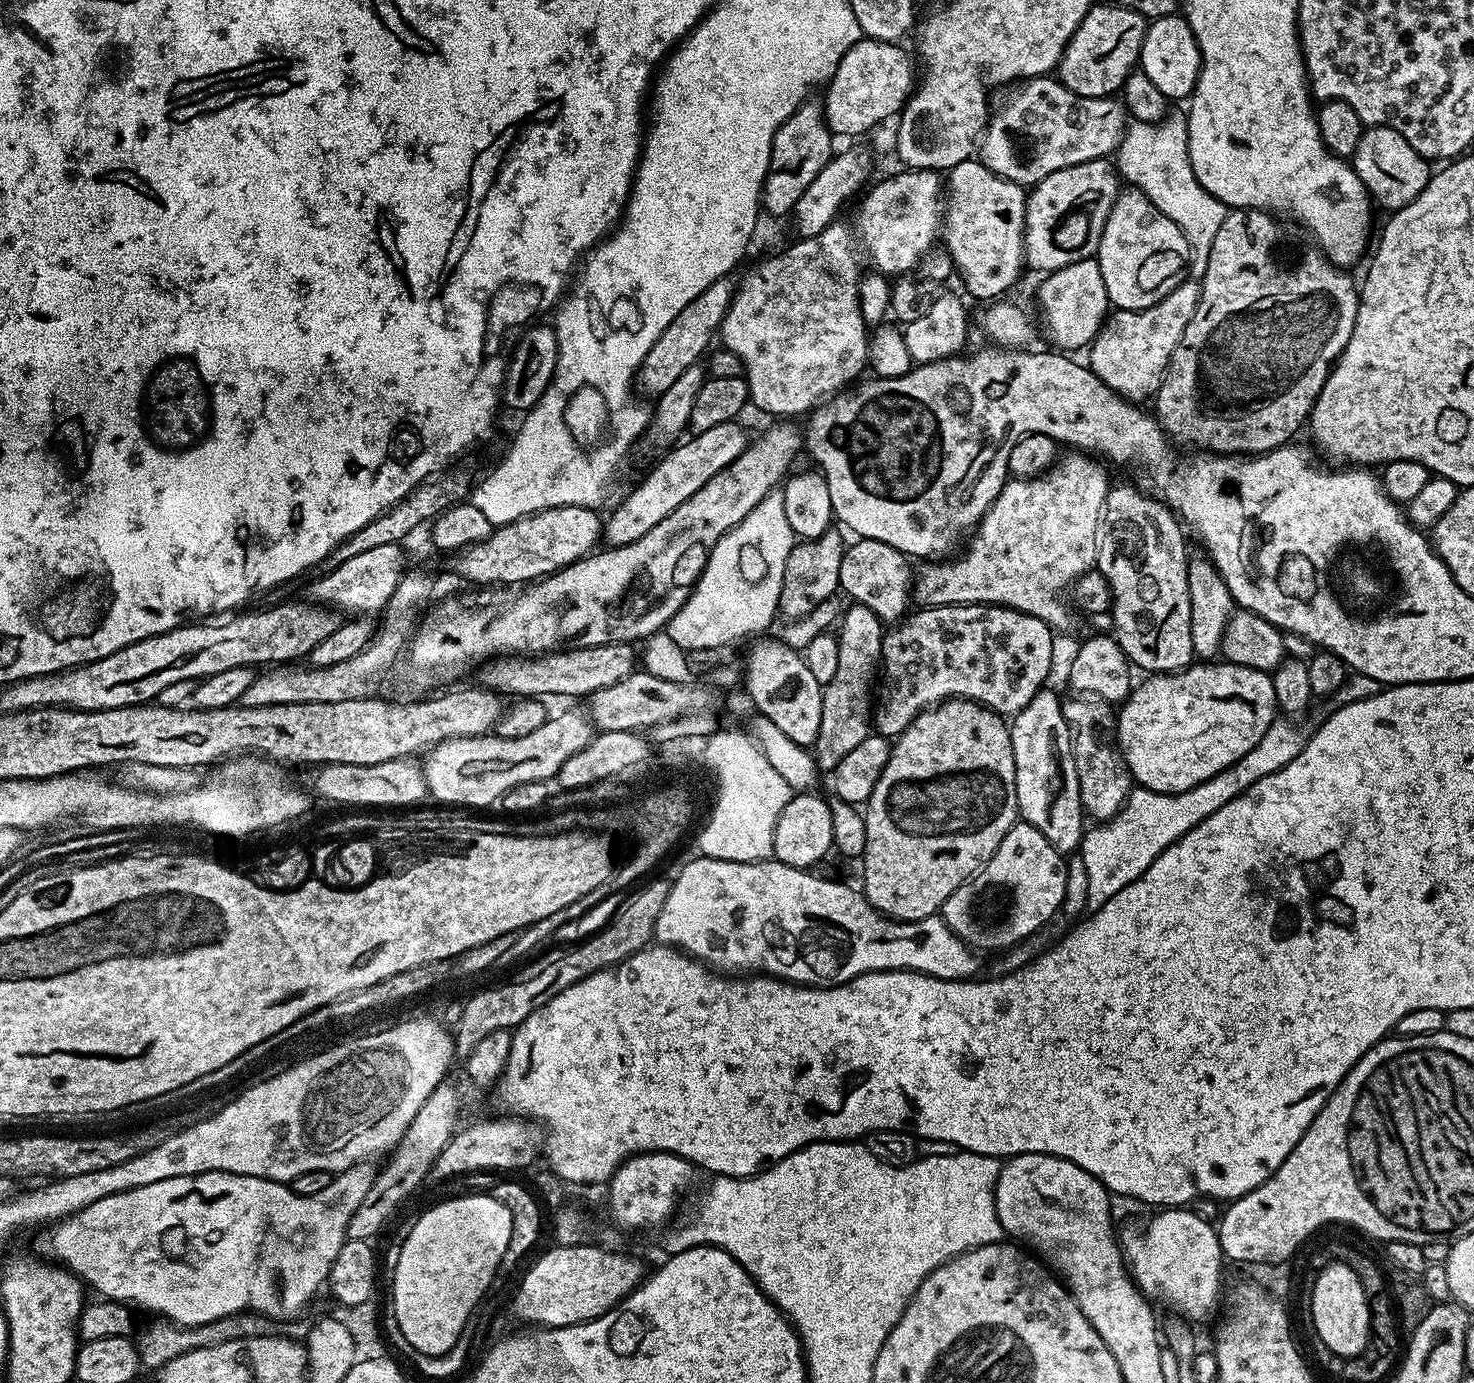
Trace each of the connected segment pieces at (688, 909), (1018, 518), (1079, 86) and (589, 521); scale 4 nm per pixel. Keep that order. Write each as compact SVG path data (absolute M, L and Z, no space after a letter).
M699 854L693 856L693 860L681 866L676 881L671 881L666 906L662 906L662 914L658 914L655 939L670 948L679 948L681 952L688 953L692 959L707 964L713 972L733 978L745 974L776 977L780 973L780 968L776 968L776 952L772 952L772 968L768 972L768 932L772 932L772 940L776 940L776 920L780 920L780 924L784 924L784 928L792 928L792 932L800 932L804 924L812 924L816 932L824 928L824 932L840 932L840 936L848 936L848 940L852 940L852 964L844 964L844 968L840 968L840 984L847 984L855 976L867 972L902 970L921 972L943 980L966 980L979 973L976 971L980 968L981 953L958 938L958 934L954 934L954 930L950 930L944 921L943 915L917 920L889 920L866 899L863 891L856 889L855 892L848 884L815 876L812 870L795 868L775 858L730 862Z
M1072 450L1067 453L1069 456L1062 455L1055 461L1054 466L1048 468L1043 473L1042 478L1031 479L1009 479L1003 490L998 494L998 498L988 507L988 513L983 520L976 525L967 541L968 553L961 560L956 560L953 564L940 564L944 562L928 562L924 569L917 571L914 576L914 583L911 595L915 603L920 606L939 606L941 604L999 604L1001 608L1013 608L1019 612L1030 614L1042 622L1046 622L1049 628L1059 630L1059 628L1068 628L1072 624L1072 612L1069 601L1066 599L1066 593L1082 574L1093 571L1096 568L1096 545L1100 534L1100 519L1104 516L1104 503L1108 497L1110 481L1108 481L1108 472L1100 464L1095 464L1091 455L1085 454L1079 450Z
M1114 2L1095 3L1071 36L1056 67L1057 79L1082 97L1115 95L1123 87L1125 78L1137 67L1148 26L1149 21L1133 8L1122 7Z
M558 506L518 518L509 524L499 525L482 544L469 544L455 553L456 572L472 586L527 586L543 577L560 572L575 560L589 555L602 540L602 516L594 508Z

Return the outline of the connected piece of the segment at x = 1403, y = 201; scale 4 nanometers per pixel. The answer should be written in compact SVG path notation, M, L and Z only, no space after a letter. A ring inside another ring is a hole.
M1381 124L1365 127L1350 163L1358 178L1362 178L1369 196L1379 207L1381 204L1388 208L1389 213L1414 202L1414 198L1418 198L1418 194L1422 194L1428 184L1430 175L1429 161L1422 154L1418 154L1418 150L1414 150L1414 146L1410 146L1410 142L1406 142L1406 138L1398 134L1398 130Z

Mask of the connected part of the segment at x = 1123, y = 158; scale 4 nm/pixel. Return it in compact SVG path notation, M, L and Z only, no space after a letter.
M1172 110L1153 124L1132 120L1115 150L1114 167L1131 187L1142 190L1142 194L1146 194L1146 198L1182 230L1188 243L1189 273L1196 278L1204 276L1206 262L1210 262L1210 246L1214 246L1214 237L1230 209L1218 202L1218 198L1206 194L1198 178L1194 178L1194 166L1190 166L1188 153L1187 115Z

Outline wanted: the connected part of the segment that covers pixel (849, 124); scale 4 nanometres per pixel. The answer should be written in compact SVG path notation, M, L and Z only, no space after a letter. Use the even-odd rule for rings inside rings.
M861 38L854 46L850 46L850 50L846 50L846 54L842 54L838 70L834 70L831 80L823 89L824 122L833 137L860 136L878 127L883 120L891 116L893 119L904 107L914 91L914 60L900 47L899 43L891 40Z

